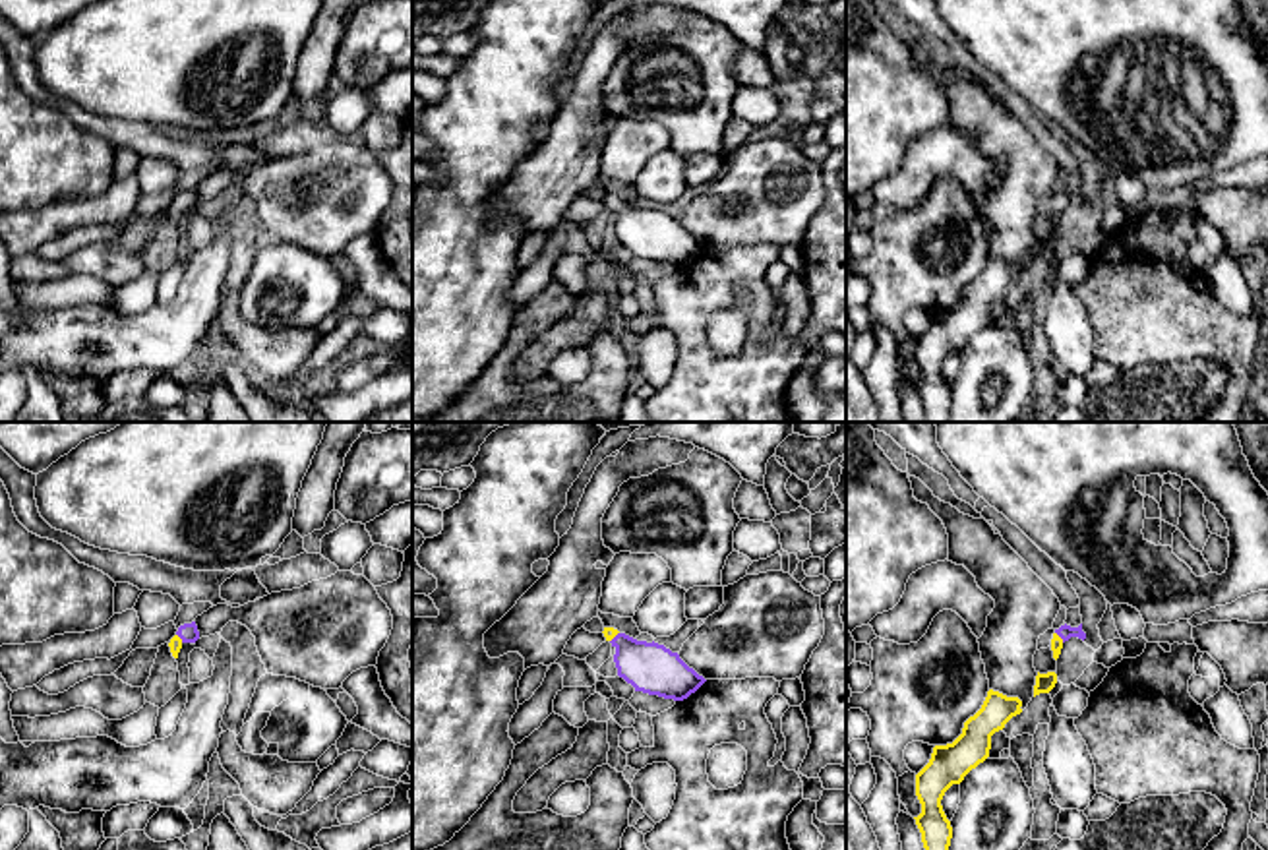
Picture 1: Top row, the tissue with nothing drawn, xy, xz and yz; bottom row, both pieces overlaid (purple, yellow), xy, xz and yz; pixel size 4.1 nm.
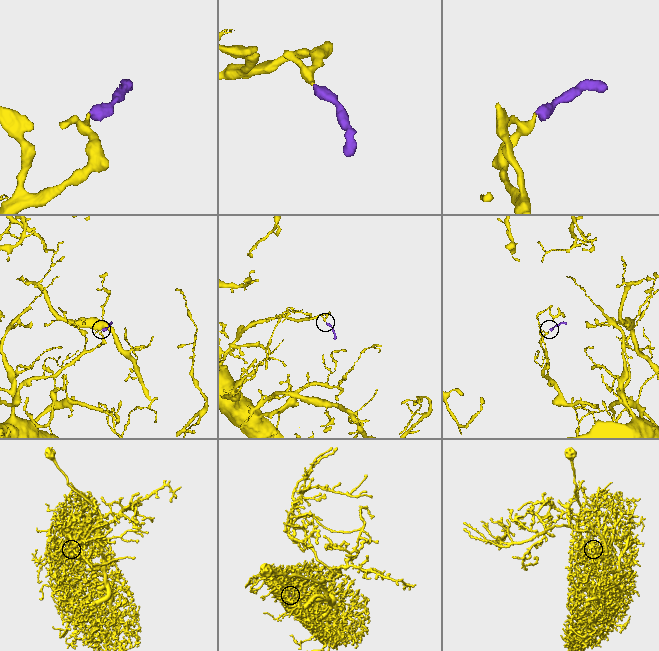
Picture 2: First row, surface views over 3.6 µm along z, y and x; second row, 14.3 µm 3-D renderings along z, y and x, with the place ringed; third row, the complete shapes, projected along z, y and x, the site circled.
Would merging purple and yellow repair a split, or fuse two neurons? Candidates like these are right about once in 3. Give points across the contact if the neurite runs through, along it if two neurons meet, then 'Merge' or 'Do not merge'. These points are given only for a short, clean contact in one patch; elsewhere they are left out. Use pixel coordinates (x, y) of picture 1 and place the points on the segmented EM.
Path across: yz (1065, 632), (1059, 636), (1056, 643). Merge

